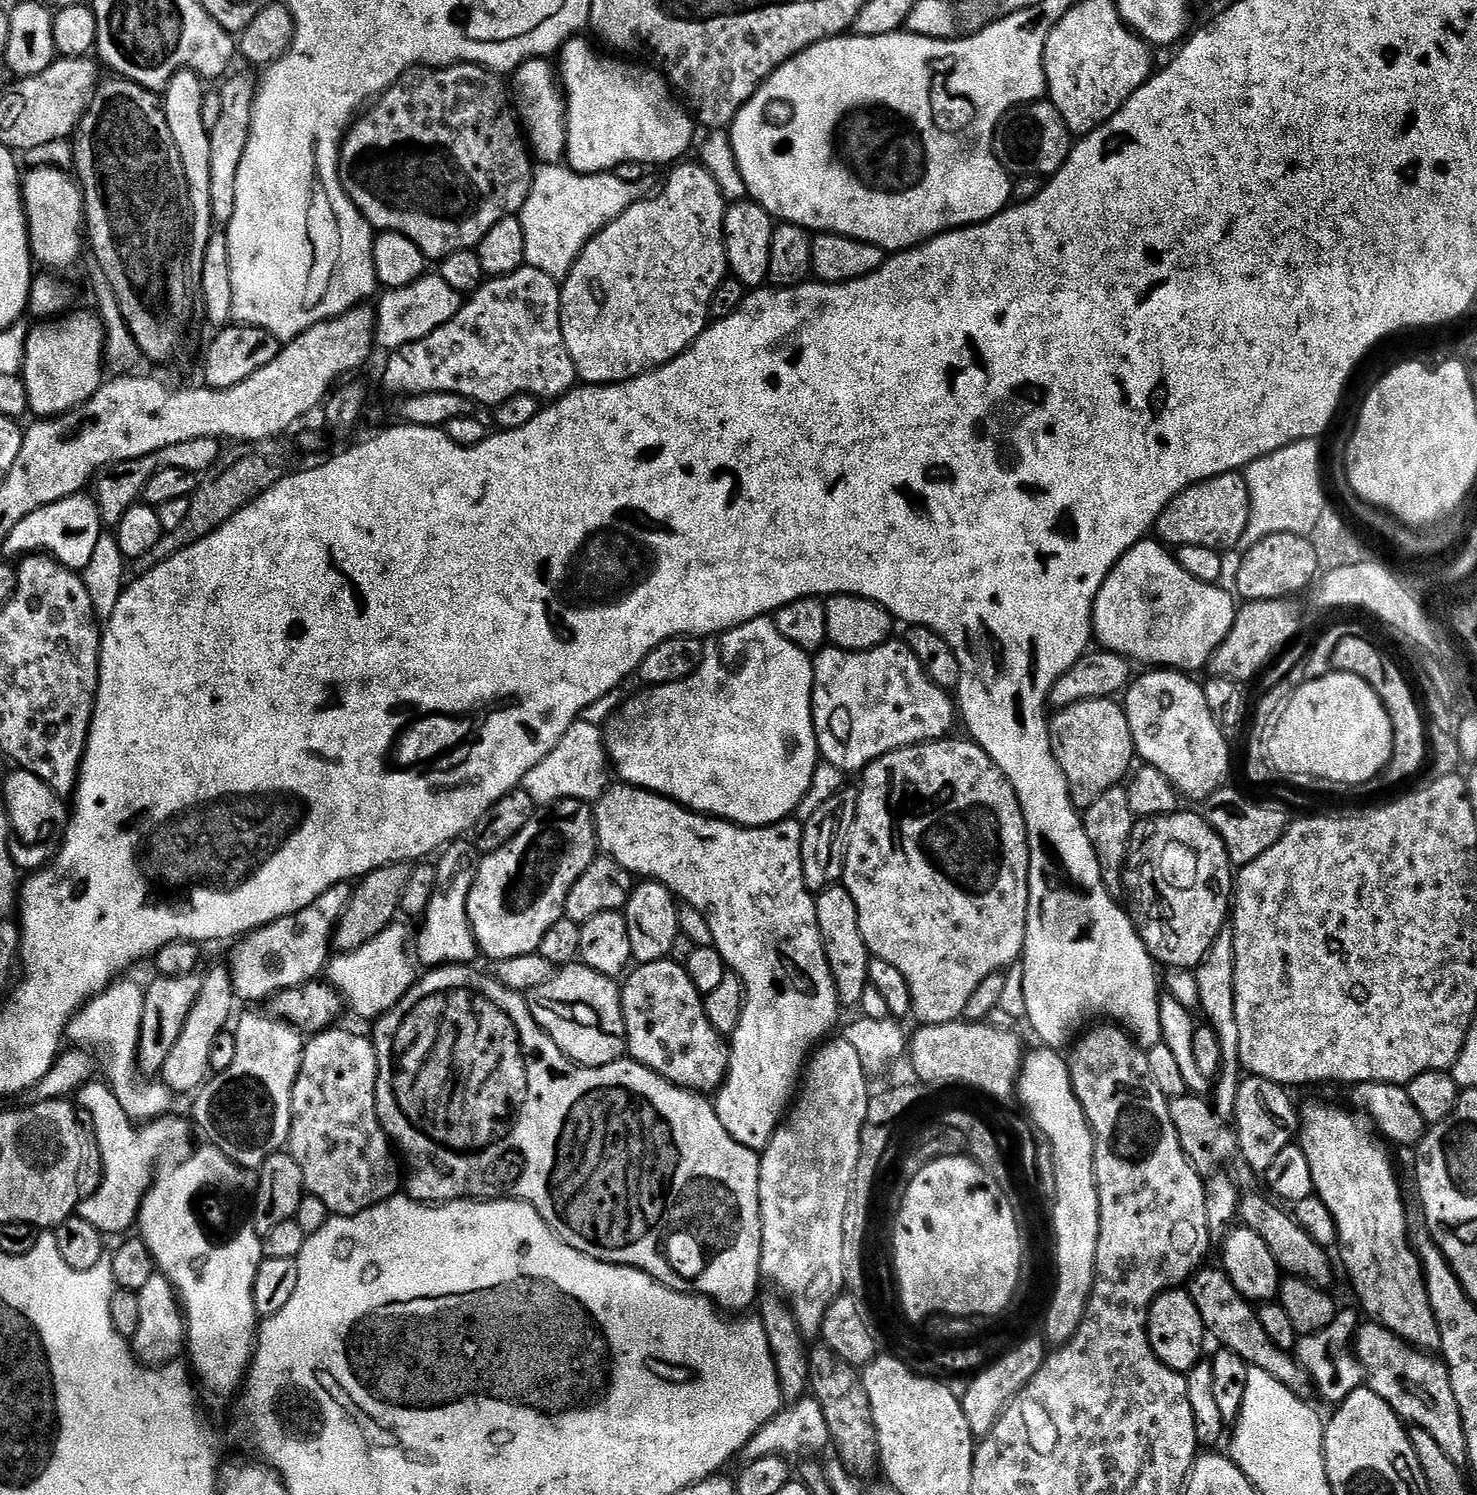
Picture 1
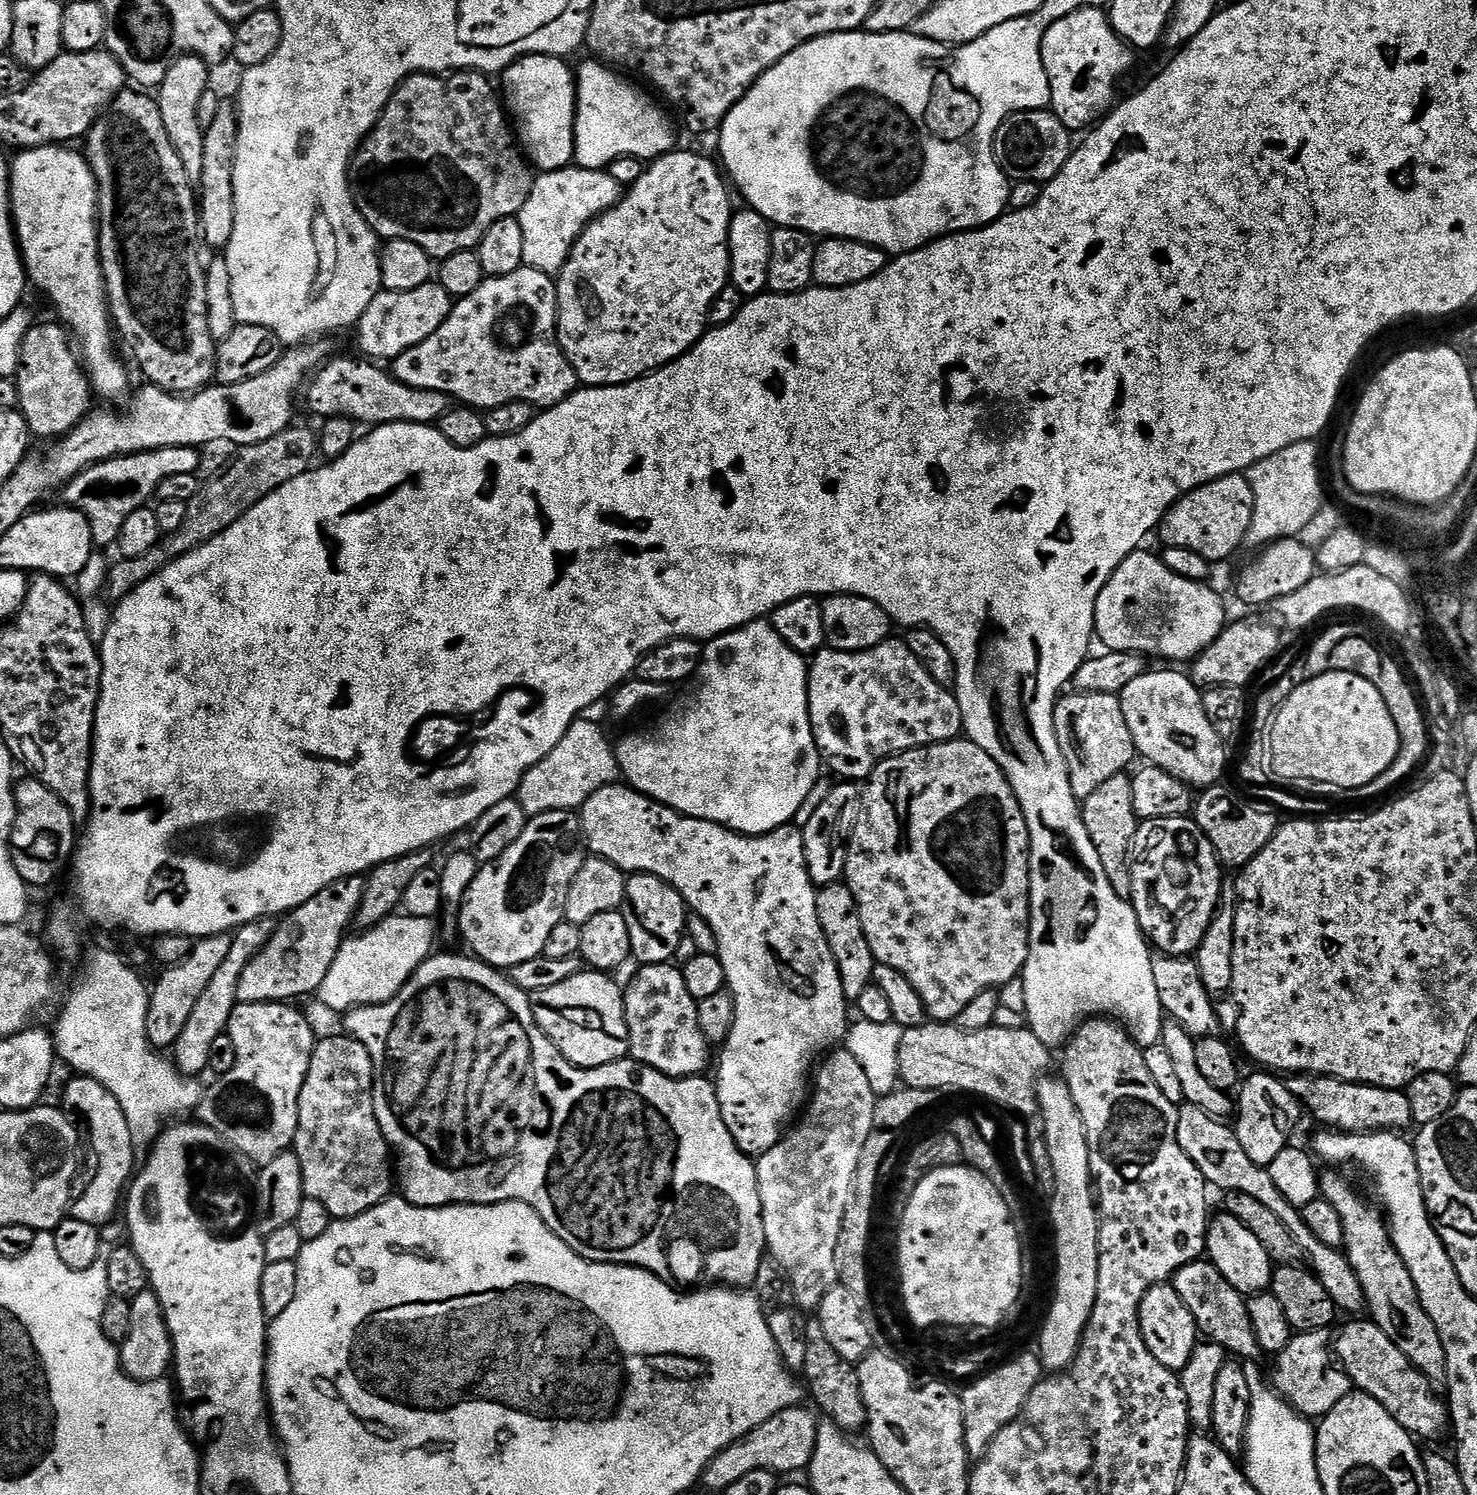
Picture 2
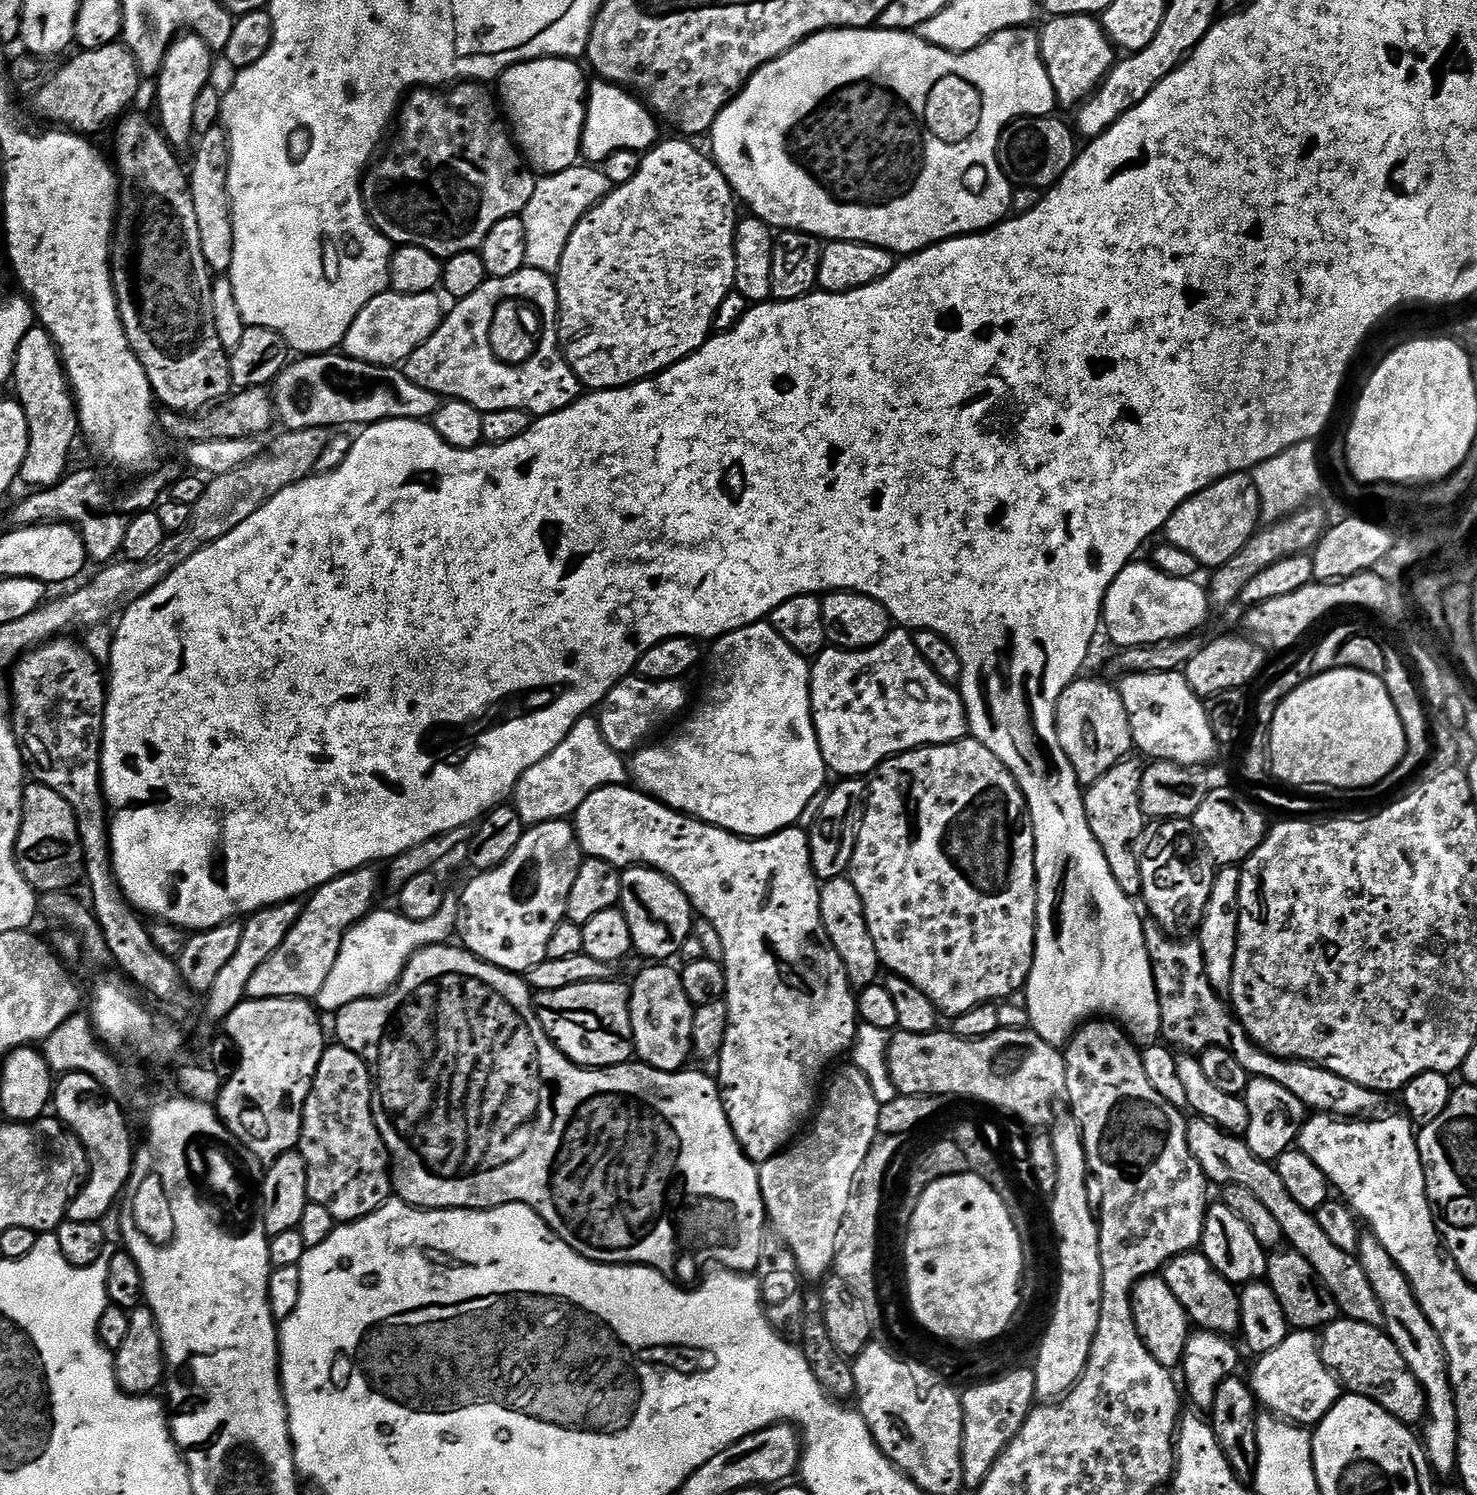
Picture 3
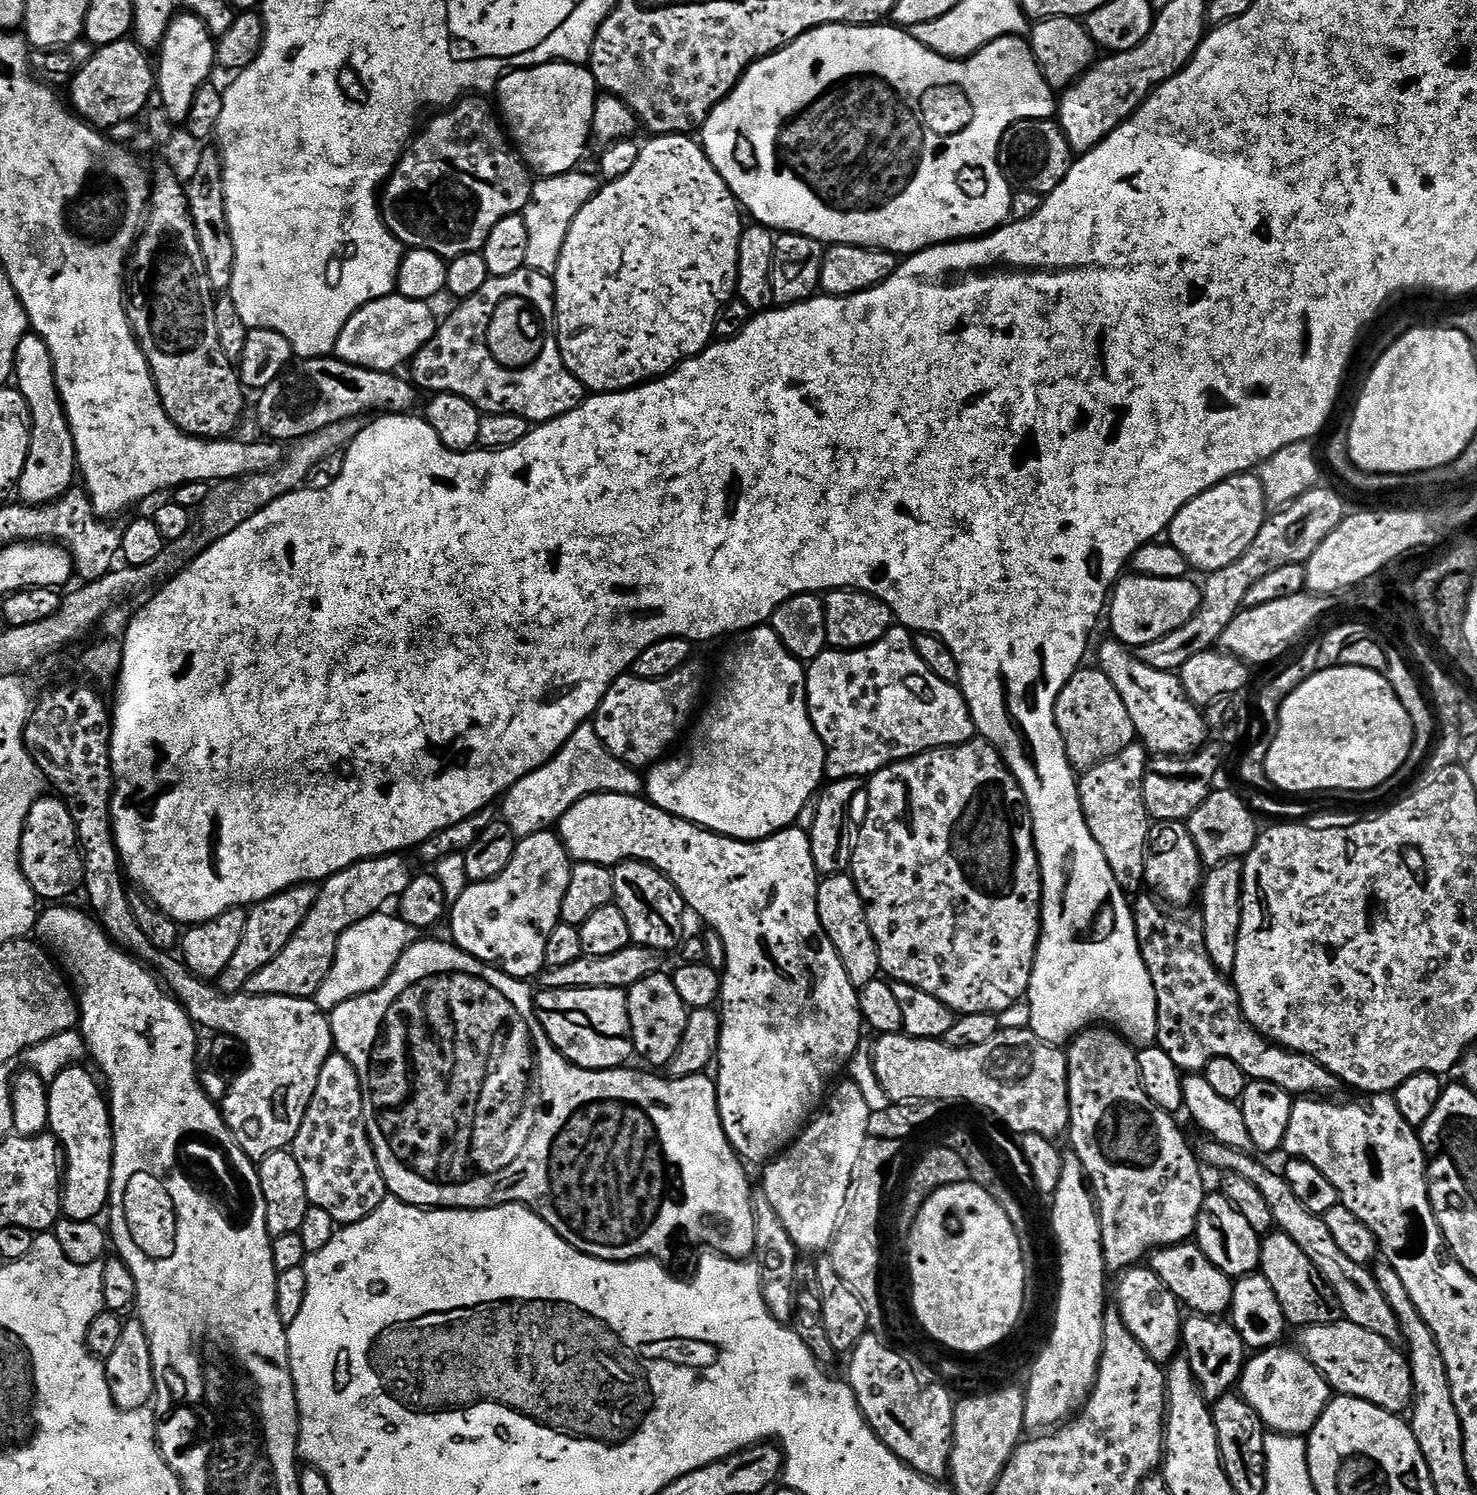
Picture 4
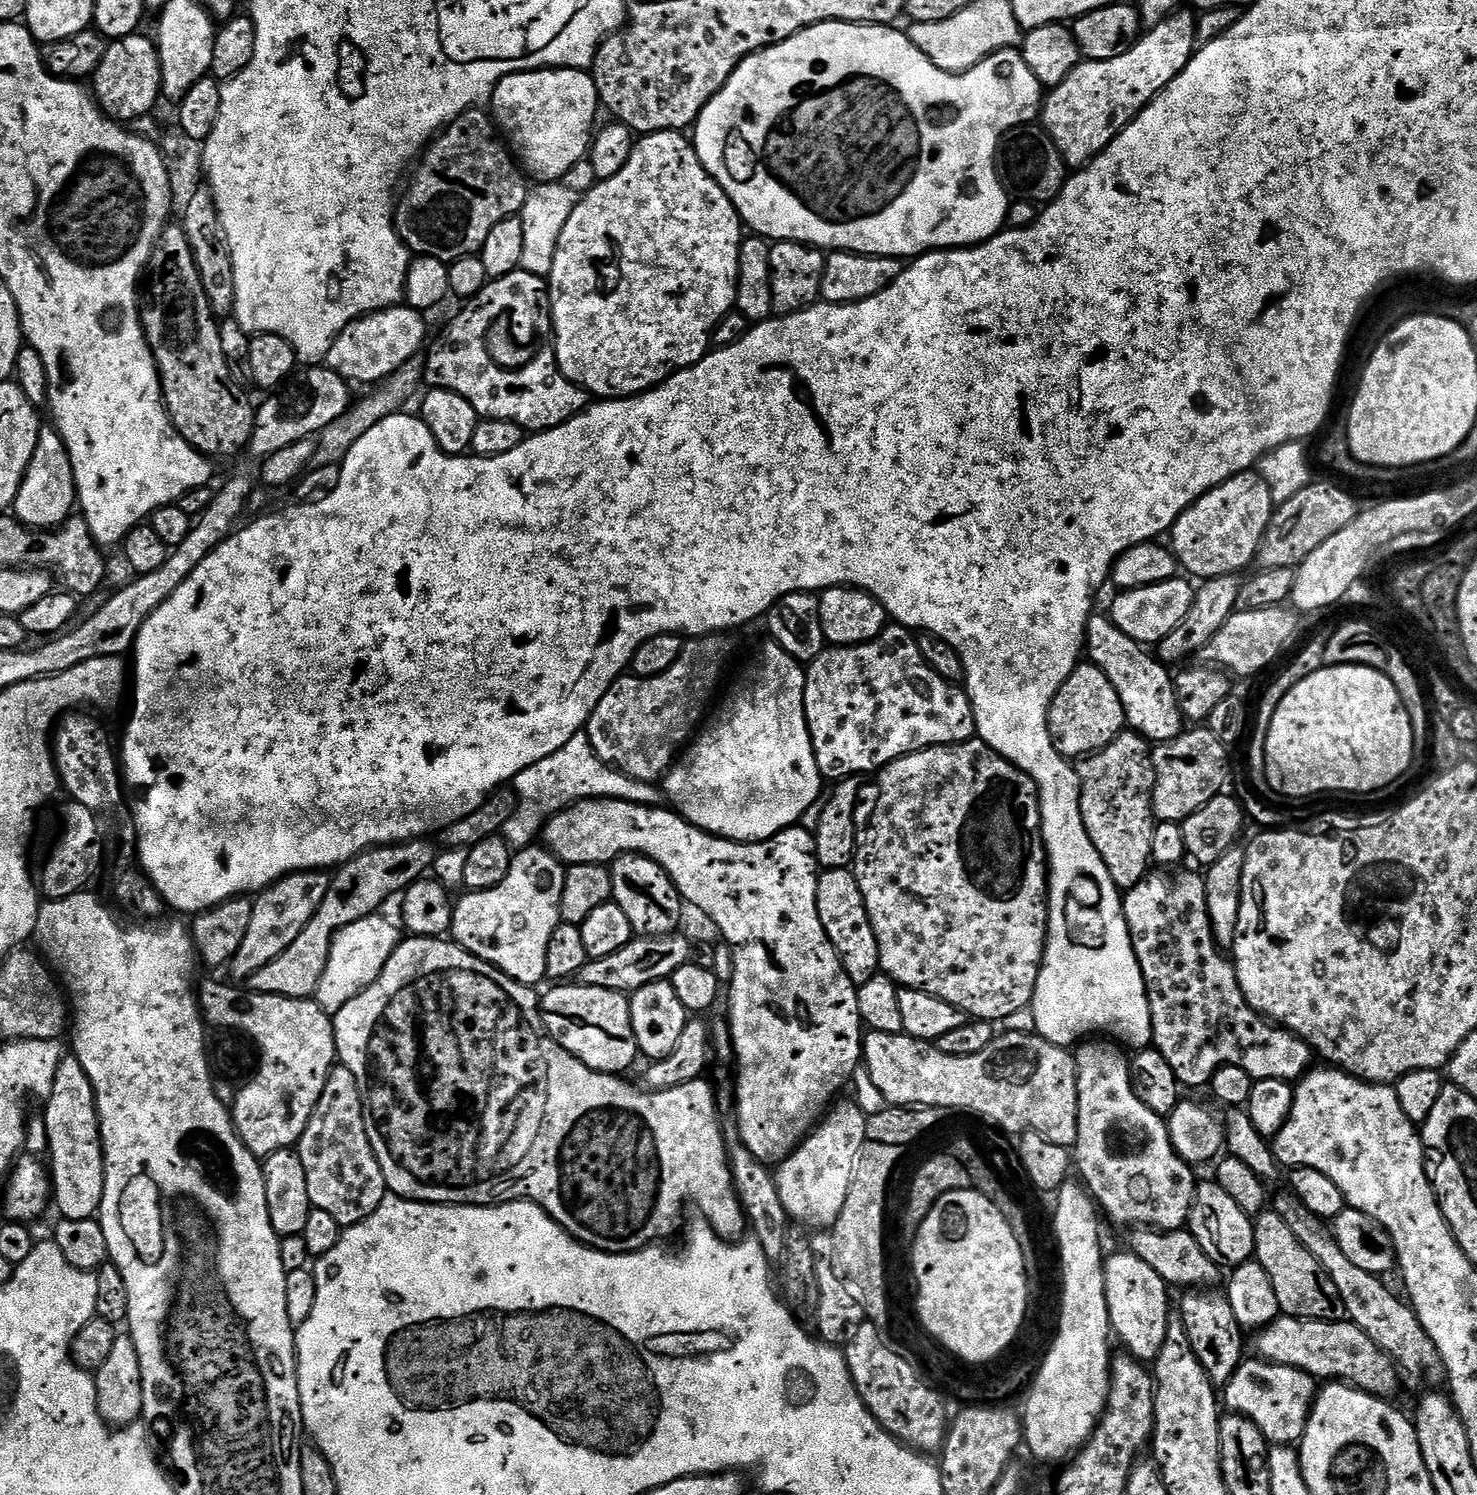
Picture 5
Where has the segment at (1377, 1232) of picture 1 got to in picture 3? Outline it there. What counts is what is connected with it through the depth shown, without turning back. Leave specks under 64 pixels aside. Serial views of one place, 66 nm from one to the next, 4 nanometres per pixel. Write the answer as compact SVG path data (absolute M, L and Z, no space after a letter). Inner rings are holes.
M1361 1235L1358 1259L1362 1270L1366 1270L1366 1278L1370 1278L1370 1286L1374 1286L1374 1294L1378 1294L1378 1302L1384 1315L1382 1327L1394 1342L1394 1346L1398 1346L1398 1354L1406 1358L1406 1366L1410 1366L1414 1378L1418 1378L1418 1386L1422 1386L1424 1391L1428 1411L1422 1421L1422 1443L1424 1453L1428 1456L1428 1465L1437 1477L1448 1476L1451 1472L1453 1475L1460 1463L1460 1427L1442 1338L1438 1338L1438 1330L1430 1326L1430 1318L1426 1318L1422 1306L1418 1306L1418 1298L1412 1293L1406 1274L1402 1274L1398 1262L1394 1262L1394 1258L1386 1254L1386 1250L1377 1242L1375 1236Z

